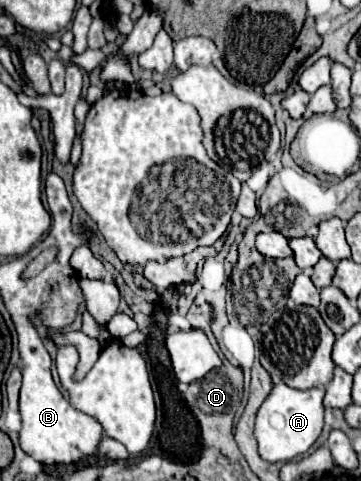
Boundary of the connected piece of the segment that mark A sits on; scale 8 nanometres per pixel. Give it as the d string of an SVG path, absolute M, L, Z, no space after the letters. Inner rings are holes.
M283 382L275 384L267 400L257 412L255 436L259 442L259 454L267 462L287 462L299 454L305 454L313 442L319 438L323 428L323 398L325 388L311 390L295 390L285 386Z

